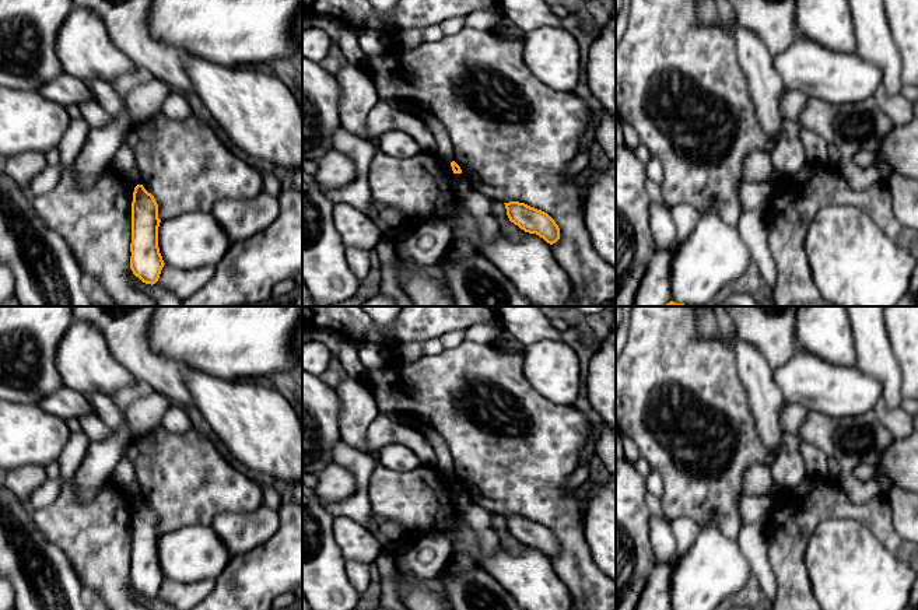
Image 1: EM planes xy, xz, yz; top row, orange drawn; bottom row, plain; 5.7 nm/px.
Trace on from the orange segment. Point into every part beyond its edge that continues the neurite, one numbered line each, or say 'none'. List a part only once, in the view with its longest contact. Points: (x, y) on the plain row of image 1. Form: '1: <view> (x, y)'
none

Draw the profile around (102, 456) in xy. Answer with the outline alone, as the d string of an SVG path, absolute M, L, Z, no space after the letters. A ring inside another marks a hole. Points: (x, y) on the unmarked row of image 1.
M125 421L112 431L109 438L90 444L83 463L71 477L77 499L81 504L88 504L97 498L99 490L111 480L116 464L132 441L129 423Z

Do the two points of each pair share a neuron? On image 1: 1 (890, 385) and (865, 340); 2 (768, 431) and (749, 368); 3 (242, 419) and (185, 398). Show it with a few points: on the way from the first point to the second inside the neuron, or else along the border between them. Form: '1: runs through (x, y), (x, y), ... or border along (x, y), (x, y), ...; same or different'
1: runs through (887, 374), (873, 351); same
2: runs through (766, 416), (766, 399), (759, 384); same
3: border along (179, 368), (192, 405); different

